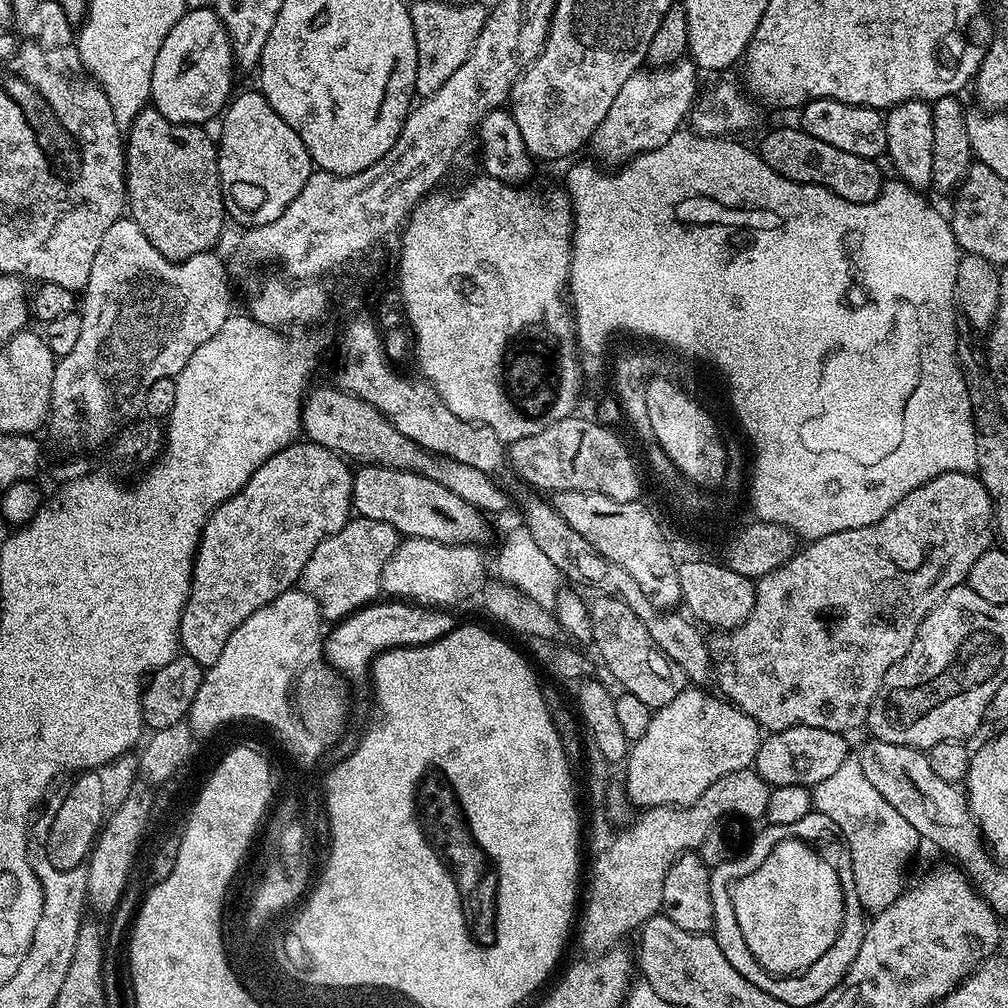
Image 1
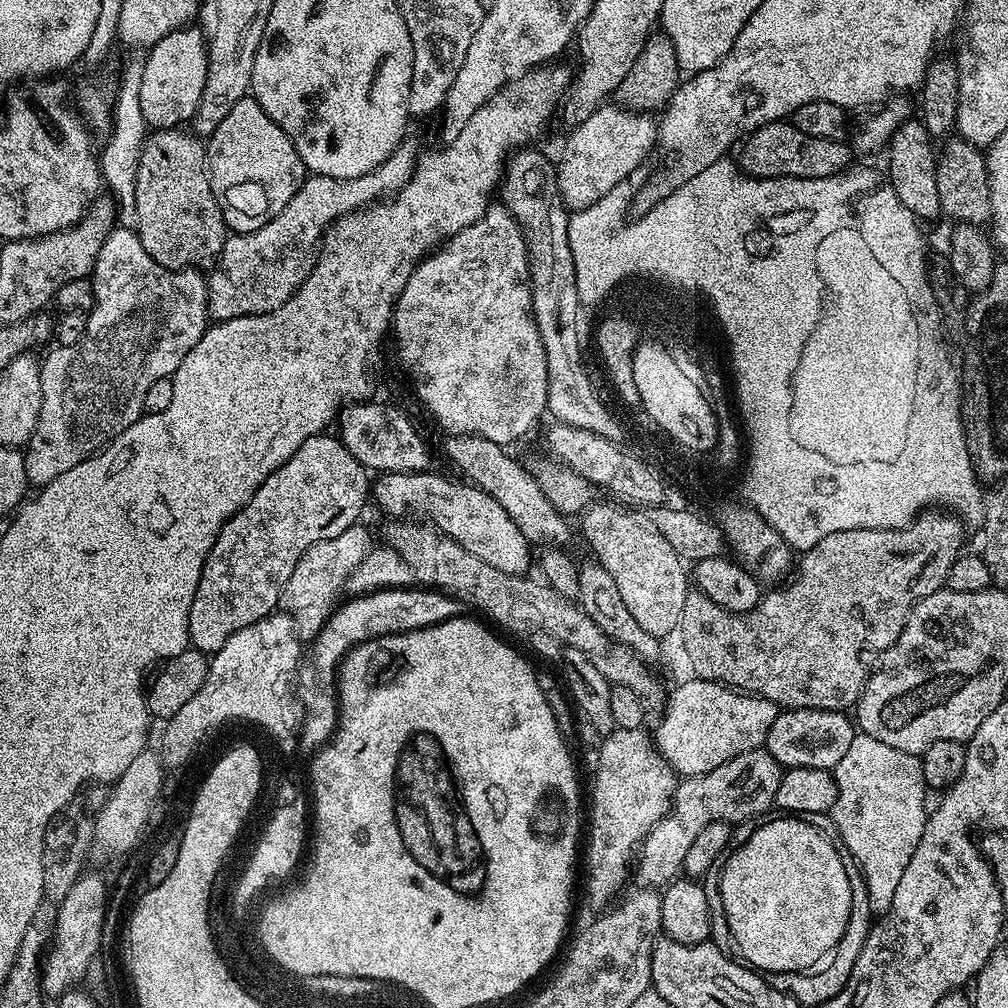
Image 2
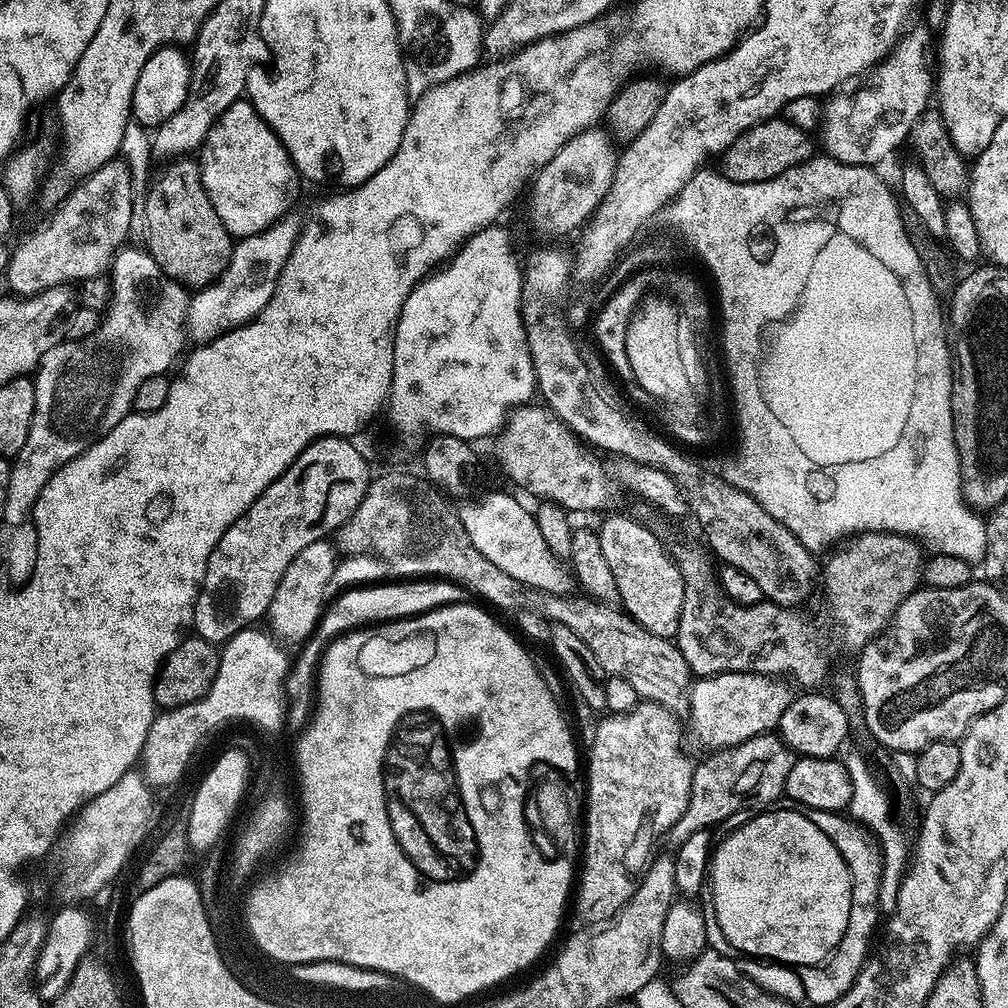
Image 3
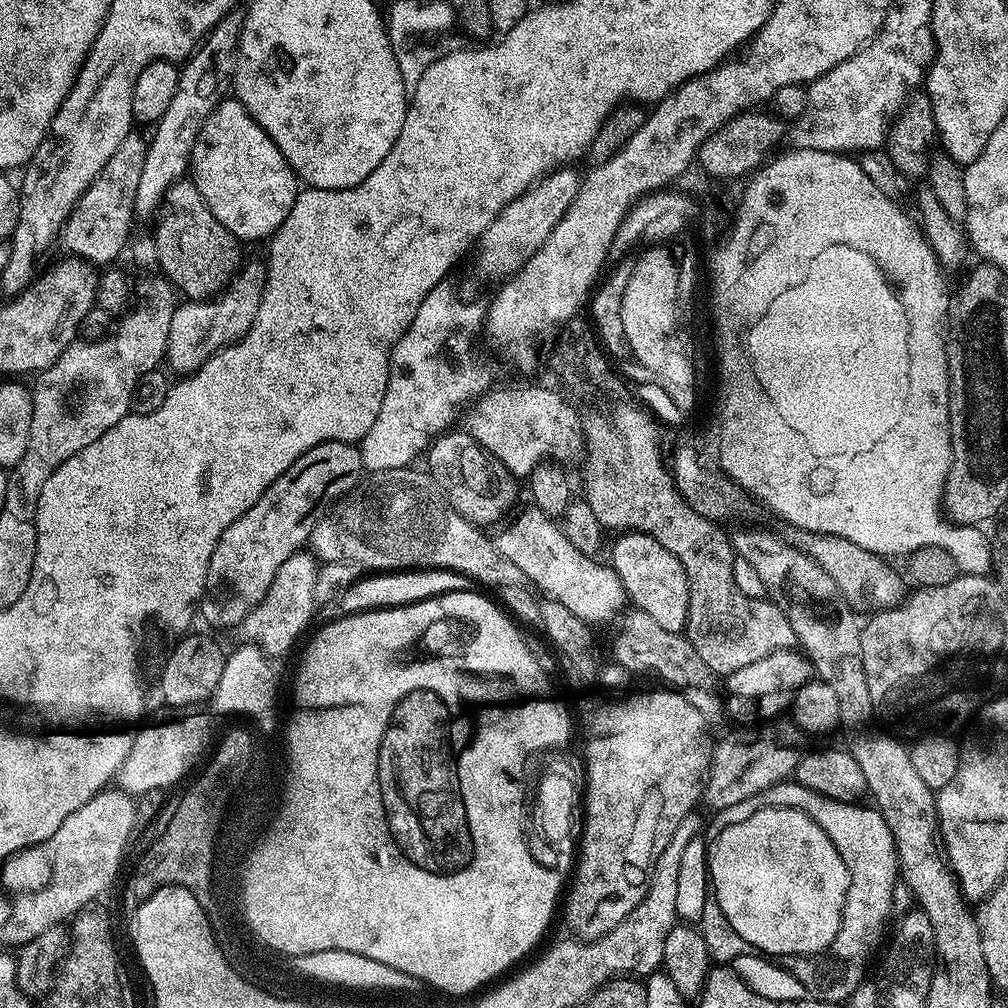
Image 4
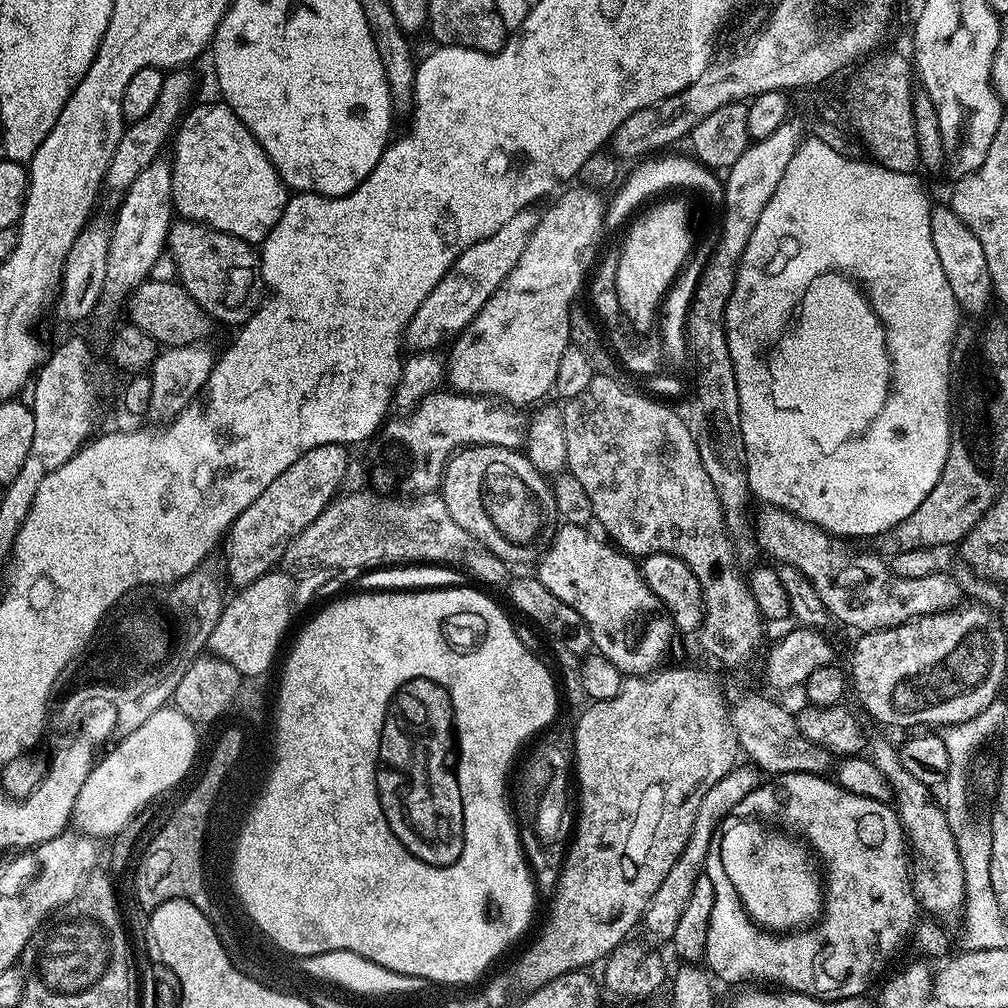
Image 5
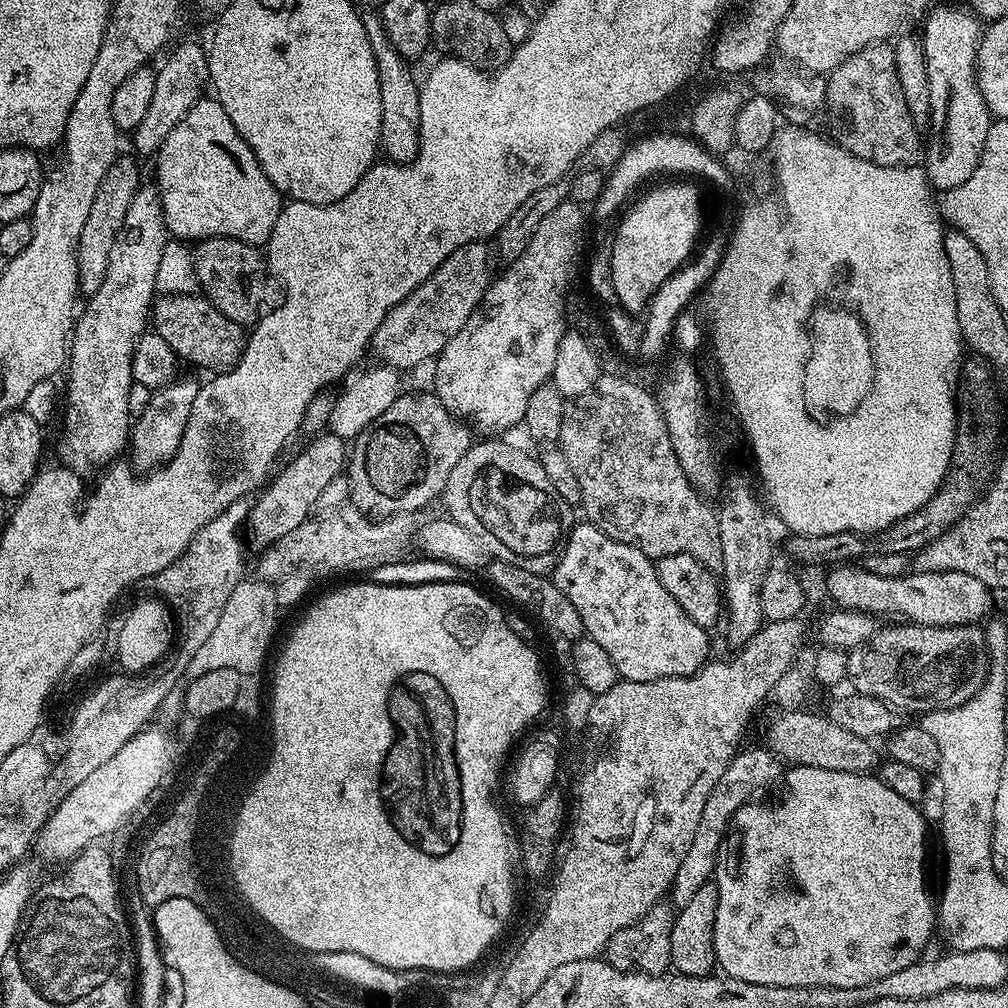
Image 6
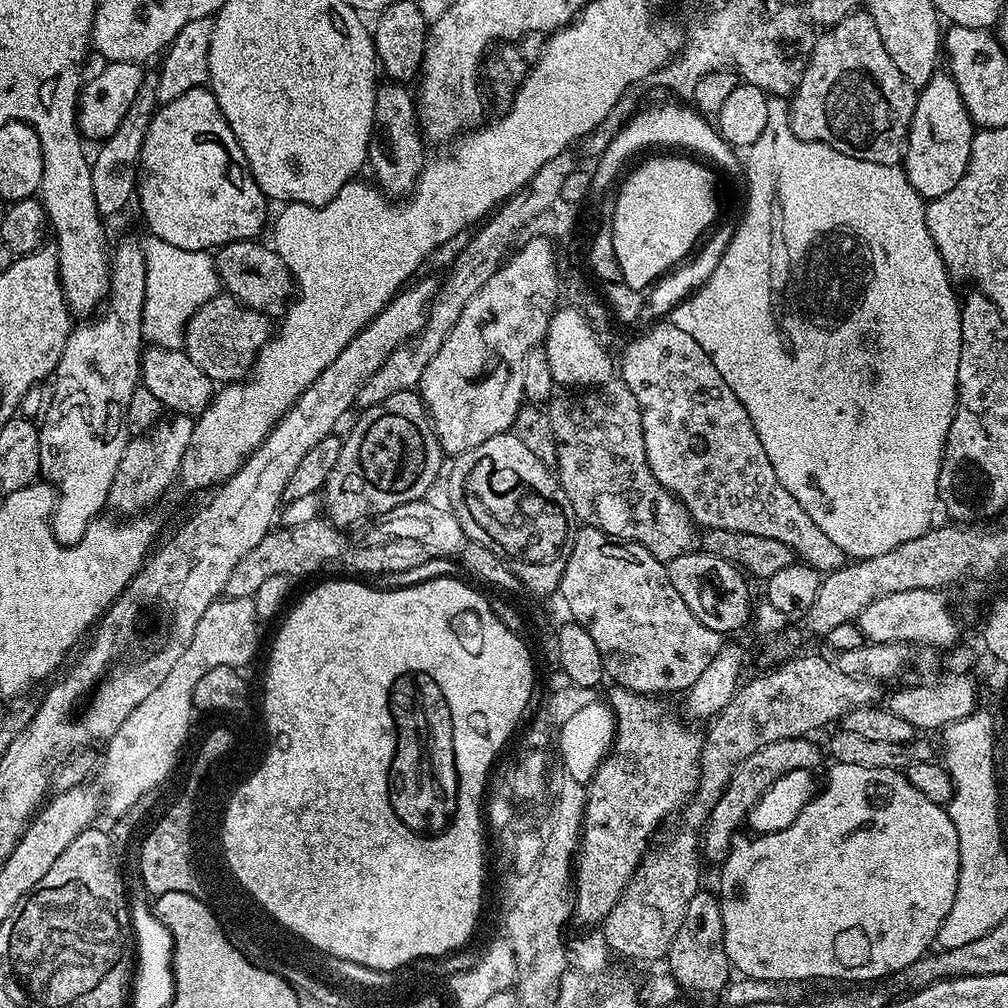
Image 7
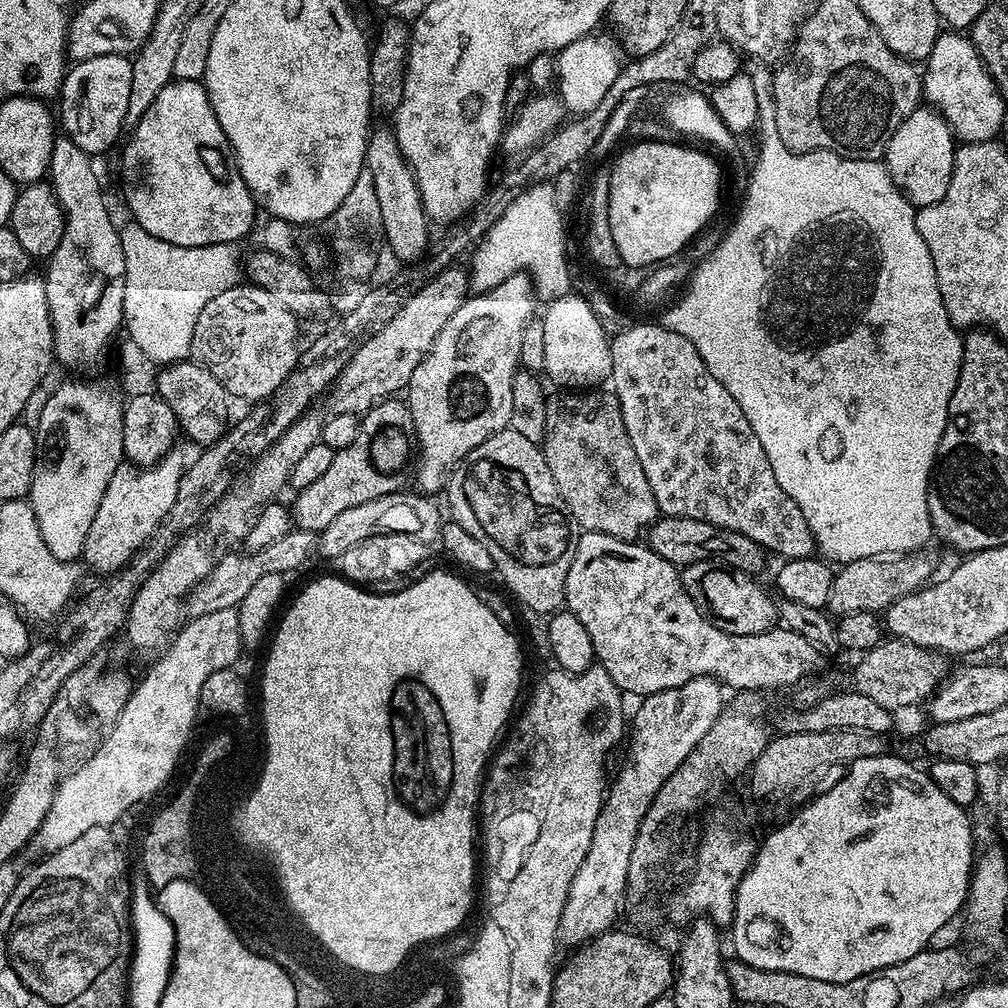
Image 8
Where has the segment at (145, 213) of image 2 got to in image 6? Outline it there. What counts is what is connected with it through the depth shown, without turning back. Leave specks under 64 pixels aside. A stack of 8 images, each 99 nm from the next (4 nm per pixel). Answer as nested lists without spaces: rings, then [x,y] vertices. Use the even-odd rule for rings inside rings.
[[[212,236],[199,241],[190,253],[196,283],[205,300],[237,322],[257,315],[256,307],[264,300],[264,276],[260,273],[262,252],[259,247],[243,244],[241,240],[227,240],[225,236]]]

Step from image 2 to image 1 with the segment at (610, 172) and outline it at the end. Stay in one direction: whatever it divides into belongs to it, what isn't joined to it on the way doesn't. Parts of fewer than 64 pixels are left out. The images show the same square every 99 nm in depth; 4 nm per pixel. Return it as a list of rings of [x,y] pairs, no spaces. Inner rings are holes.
[[[681,58],[675,64],[652,66],[647,70],[635,72],[630,78],[626,78],[626,83],[622,85],[622,90],[618,90],[606,118],[602,118],[598,130],[594,130],[590,149],[597,156],[597,161],[605,160],[600,161],[605,165],[619,166],[633,156],[662,146],[662,142],[670,142],[672,135],[681,131],[683,124],[680,123],[689,119],[698,99],[698,69],[691,59]]]

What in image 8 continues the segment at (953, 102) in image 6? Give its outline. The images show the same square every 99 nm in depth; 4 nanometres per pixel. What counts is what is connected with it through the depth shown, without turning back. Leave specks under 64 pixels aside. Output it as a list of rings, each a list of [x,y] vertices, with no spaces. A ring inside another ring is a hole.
[[[921,106],[915,108],[902,122],[902,126],[892,132],[884,150],[882,163],[888,169],[892,181],[900,188],[900,193],[917,209],[922,209],[946,198],[946,190],[950,190],[950,178],[954,174],[954,154],[957,147],[952,128],[944,121],[944,117],[931,106]]]

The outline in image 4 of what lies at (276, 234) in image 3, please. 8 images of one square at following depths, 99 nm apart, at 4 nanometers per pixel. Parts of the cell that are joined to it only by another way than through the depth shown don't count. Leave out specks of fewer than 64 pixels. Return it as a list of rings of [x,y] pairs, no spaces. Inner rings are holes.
[[[256,260],[249,264],[247,261],[246,267],[232,277],[231,284],[219,296],[177,306],[174,318],[170,318],[166,364],[180,372],[176,374],[191,374],[197,372],[215,352],[241,340],[256,321],[267,277],[268,269],[261,261],[260,264]]]

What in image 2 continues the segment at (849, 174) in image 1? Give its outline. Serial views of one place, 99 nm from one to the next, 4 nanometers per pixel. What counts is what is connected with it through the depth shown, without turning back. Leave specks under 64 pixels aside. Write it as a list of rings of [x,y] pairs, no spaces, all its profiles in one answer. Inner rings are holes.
[[[776,120],[773,124],[764,124],[756,129],[743,141],[740,150],[738,167],[741,173],[757,180],[769,180],[775,176],[794,178],[833,176],[845,171],[853,163],[852,156],[854,157],[853,149],[844,140],[810,138],[810,134],[802,134],[802,130],[784,120]]]

